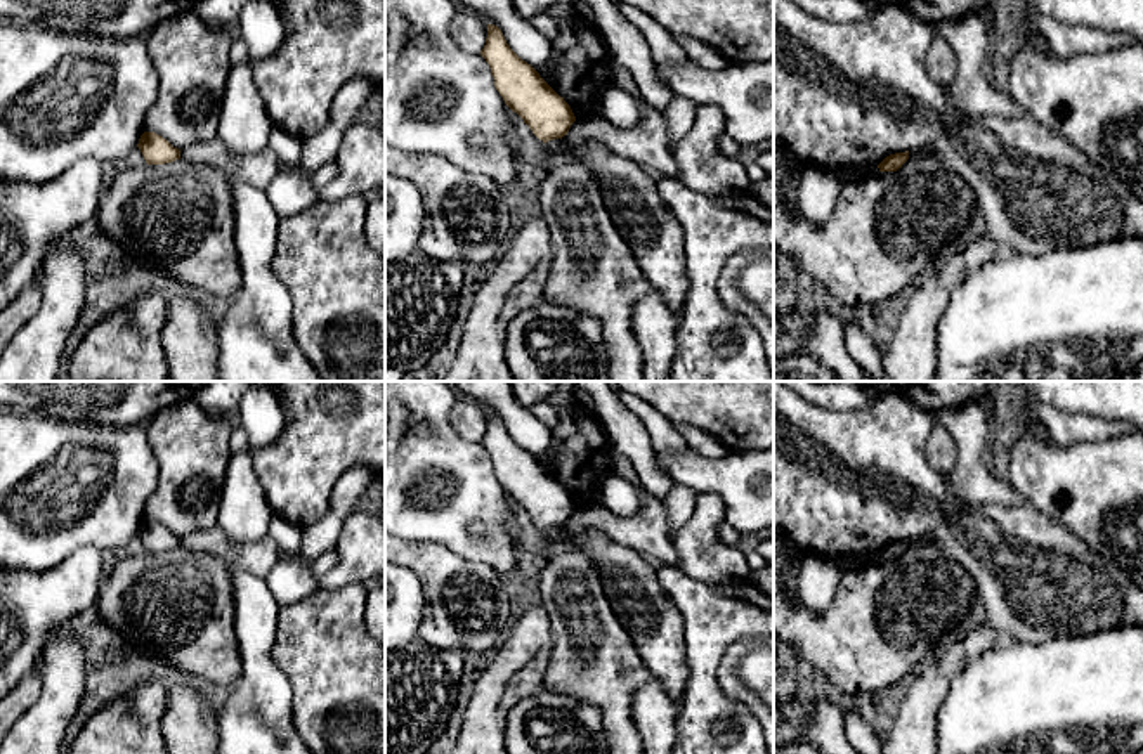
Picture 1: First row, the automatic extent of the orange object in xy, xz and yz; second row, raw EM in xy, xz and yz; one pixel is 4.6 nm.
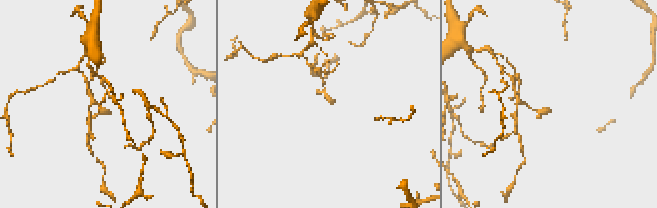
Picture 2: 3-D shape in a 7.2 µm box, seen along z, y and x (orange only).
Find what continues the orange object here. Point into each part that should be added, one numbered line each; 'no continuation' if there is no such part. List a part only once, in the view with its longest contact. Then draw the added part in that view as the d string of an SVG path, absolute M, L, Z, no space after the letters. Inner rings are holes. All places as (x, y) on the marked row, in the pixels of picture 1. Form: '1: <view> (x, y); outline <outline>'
no continuation

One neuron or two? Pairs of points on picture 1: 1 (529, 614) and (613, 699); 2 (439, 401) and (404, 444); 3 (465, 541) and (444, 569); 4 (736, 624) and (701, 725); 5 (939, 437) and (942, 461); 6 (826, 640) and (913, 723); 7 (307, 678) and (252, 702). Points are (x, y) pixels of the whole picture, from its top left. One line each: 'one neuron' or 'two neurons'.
1: two neurons
2: one neuron
3: two neurons
4: one neuron
5: one neuron
6: two neurons
7: two neurons

